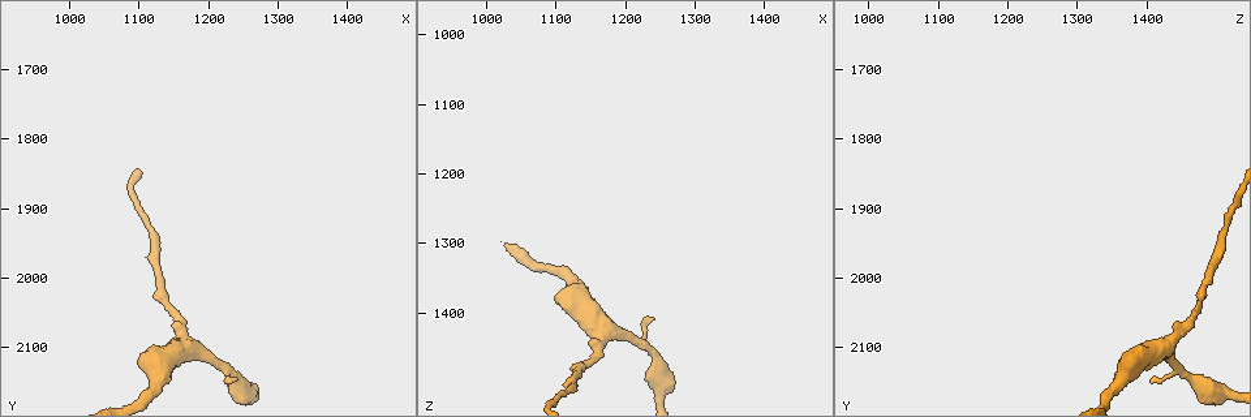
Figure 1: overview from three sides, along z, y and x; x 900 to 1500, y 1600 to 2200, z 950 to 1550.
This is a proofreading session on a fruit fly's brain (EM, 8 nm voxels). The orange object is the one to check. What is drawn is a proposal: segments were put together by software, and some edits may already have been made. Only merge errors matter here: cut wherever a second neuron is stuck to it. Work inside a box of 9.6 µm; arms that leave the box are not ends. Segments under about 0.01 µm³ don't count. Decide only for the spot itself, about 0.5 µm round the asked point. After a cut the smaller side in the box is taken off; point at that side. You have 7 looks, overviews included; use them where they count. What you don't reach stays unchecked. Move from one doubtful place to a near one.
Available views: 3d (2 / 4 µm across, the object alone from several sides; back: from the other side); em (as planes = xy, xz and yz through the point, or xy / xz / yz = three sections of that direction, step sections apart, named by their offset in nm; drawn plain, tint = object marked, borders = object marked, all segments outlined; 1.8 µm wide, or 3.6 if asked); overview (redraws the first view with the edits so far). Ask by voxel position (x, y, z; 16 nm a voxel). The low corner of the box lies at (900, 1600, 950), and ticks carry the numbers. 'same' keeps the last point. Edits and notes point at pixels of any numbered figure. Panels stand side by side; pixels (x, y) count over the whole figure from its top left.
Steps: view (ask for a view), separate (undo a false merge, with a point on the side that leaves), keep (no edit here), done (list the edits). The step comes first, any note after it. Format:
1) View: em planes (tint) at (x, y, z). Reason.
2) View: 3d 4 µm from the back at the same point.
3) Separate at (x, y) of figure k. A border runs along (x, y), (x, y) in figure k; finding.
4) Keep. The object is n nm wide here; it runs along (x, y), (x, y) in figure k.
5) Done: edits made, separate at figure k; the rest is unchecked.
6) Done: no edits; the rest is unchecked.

View: em planes (tint) at (1155, 2065, 1460). Thick turns thin.

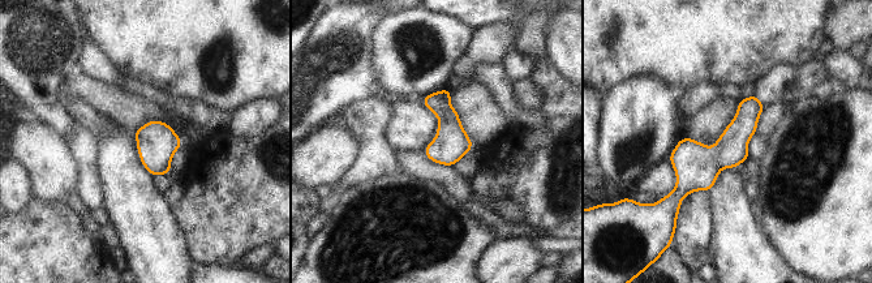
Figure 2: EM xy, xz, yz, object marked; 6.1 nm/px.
Keep. It runs along (754, 99), (743, 127), (677, 201) in figure 2; all the same neuron.

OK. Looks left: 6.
View: 3d 4 µm from the back at (1125, 2160, 1350). Sudden change in width.

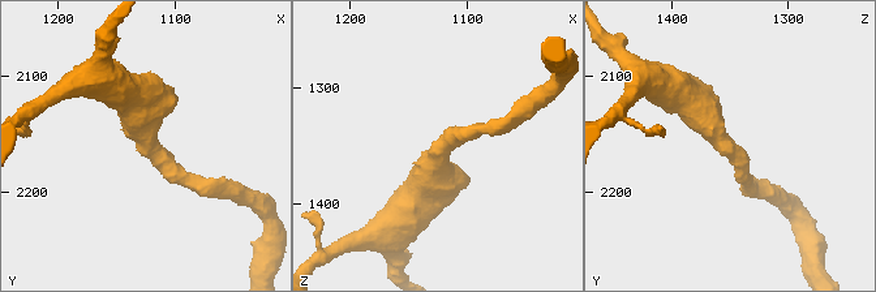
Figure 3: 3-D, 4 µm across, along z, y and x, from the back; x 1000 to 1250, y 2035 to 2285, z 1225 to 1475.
View: em 3.6 µm yz step 4 (tint) at (1124, 2158, 1352). The arms are 220, 600 nm wide.

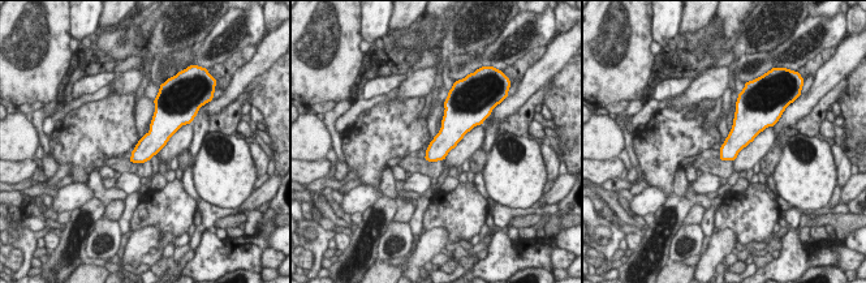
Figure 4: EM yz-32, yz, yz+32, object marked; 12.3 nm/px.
View: em 3.6 µm xz step 4 (tint) at the same point.

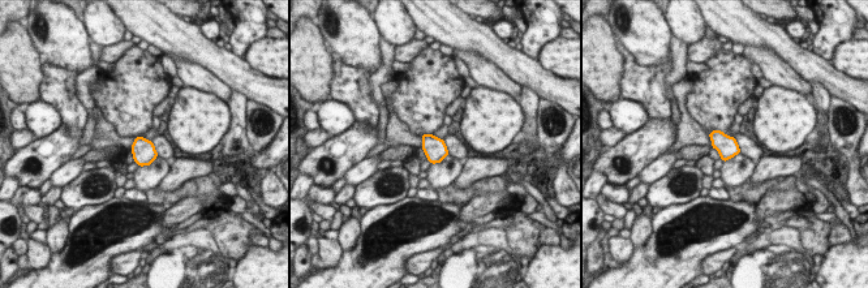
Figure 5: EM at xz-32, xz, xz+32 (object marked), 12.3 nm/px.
Keep. The object is 280 nm wide here; one neuron here.

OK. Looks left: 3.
View: 3d 4 µm at (1255, 2170, 1520). Sudden change in width.

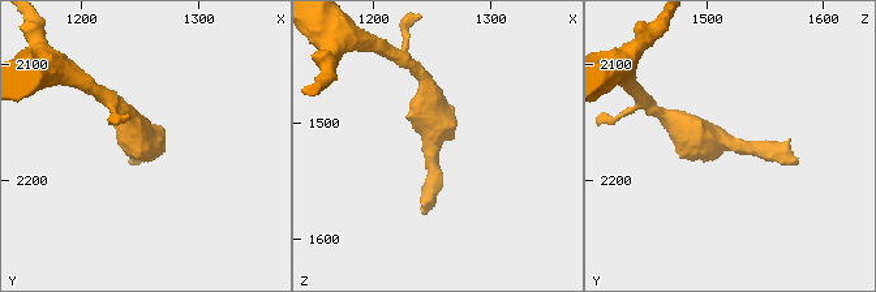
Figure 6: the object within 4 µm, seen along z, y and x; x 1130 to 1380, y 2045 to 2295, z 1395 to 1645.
View: em planes (plain) at (1250, 2170, 1522). Need the tissue.

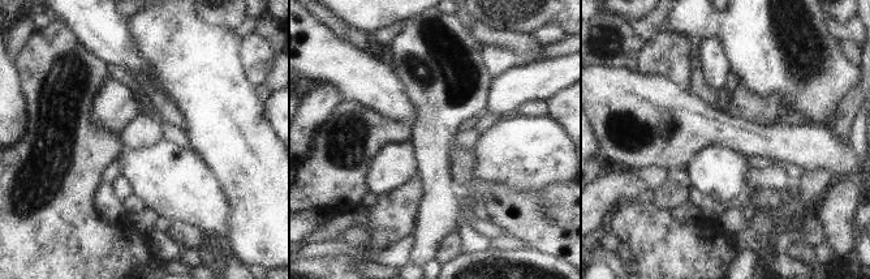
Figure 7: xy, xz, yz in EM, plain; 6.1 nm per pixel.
View: em planes (tint) at the same point.

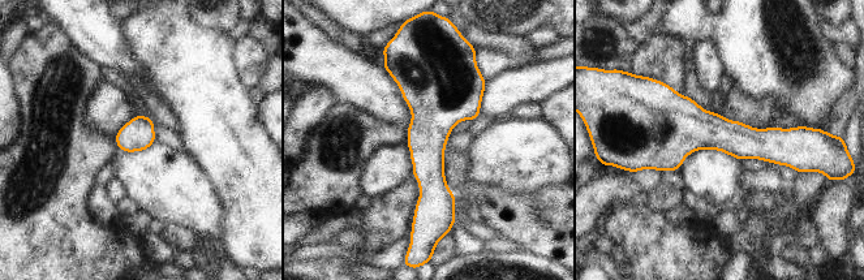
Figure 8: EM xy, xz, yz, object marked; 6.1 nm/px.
Keep. All the same neuron.

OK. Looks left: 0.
Done: no edits; the rest is unchecked.

